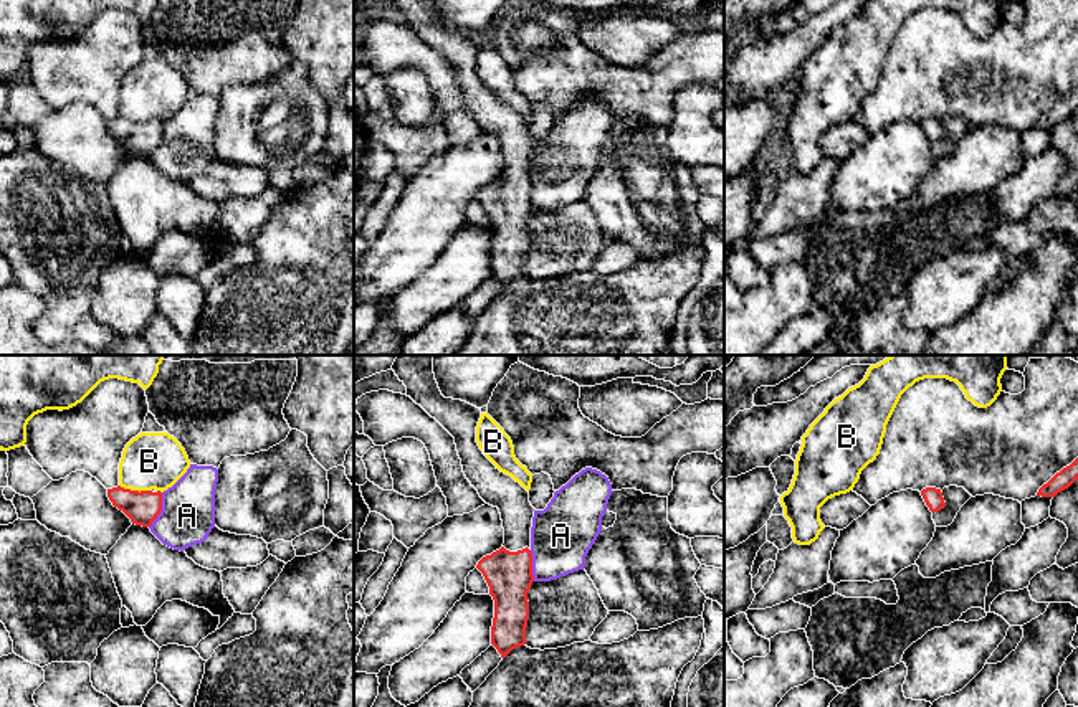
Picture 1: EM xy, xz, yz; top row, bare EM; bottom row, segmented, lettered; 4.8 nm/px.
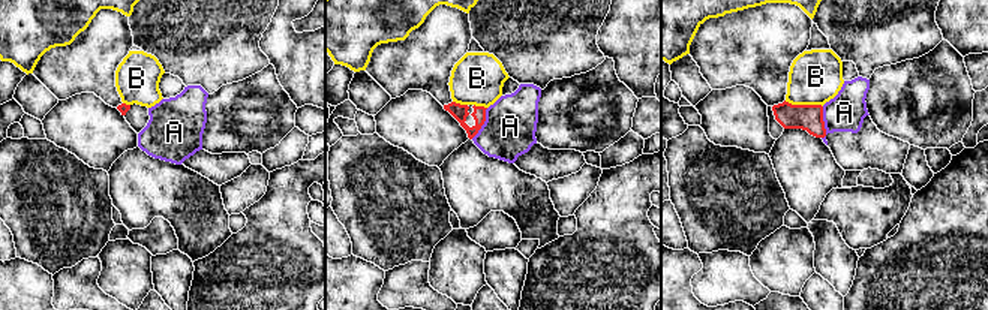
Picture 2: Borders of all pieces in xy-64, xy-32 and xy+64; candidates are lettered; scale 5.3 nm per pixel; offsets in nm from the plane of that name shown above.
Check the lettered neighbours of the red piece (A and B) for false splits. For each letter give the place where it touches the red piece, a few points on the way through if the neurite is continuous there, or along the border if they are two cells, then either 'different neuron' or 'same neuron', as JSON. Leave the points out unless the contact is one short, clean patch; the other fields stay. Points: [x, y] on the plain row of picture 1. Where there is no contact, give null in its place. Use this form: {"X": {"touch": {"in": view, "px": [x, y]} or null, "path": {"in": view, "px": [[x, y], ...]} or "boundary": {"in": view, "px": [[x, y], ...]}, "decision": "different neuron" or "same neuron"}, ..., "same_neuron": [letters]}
{"A": {"touch": {"in": "xy", "px": [161, 139]}, "decision": "different neuron"}, "B": {"touch": {"in": "xy", "px": [136, 121]}, "boundary": {"in": "xy", "px": [[119, 114], [129, 119], [151, 121]]}, "decision": "different neuron"}, "same_neuron": []}

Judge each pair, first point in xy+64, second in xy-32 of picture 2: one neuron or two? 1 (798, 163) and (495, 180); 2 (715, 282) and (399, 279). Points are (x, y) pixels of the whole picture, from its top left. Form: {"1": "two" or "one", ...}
{"1": "one", "2": "one"}

